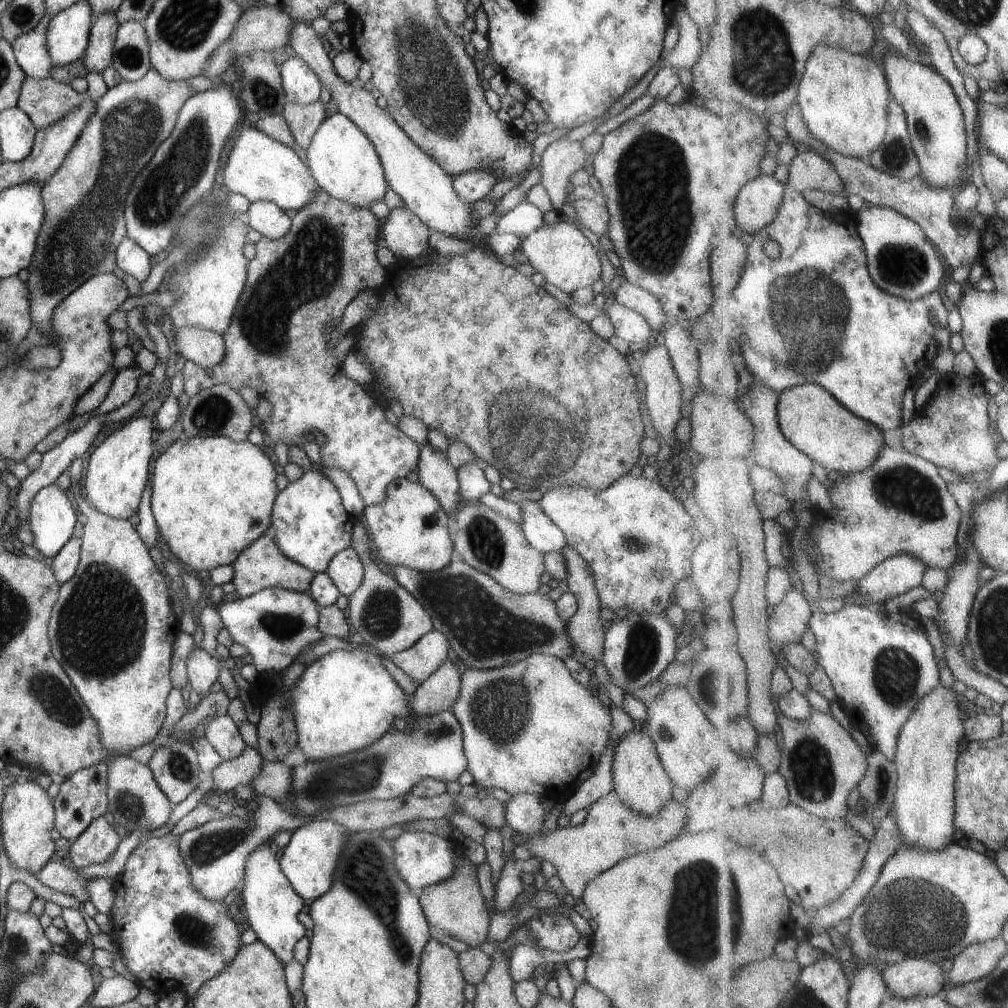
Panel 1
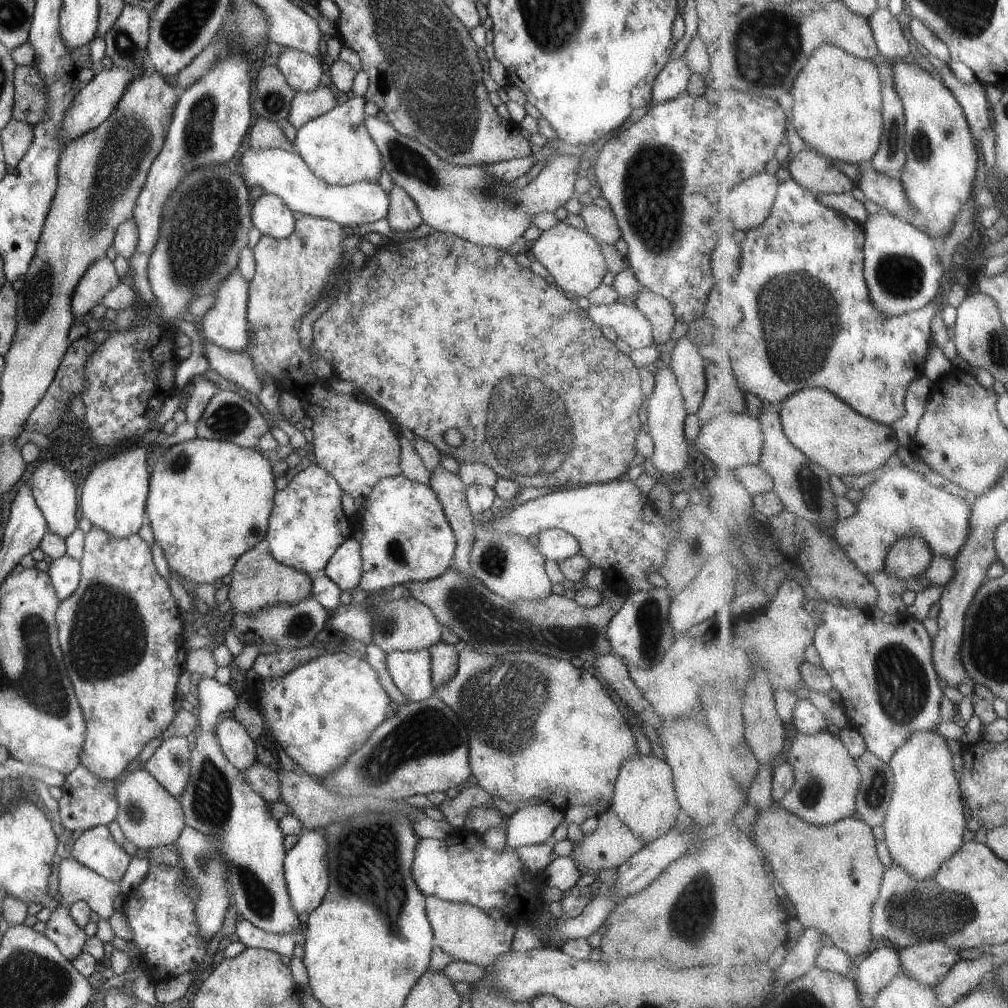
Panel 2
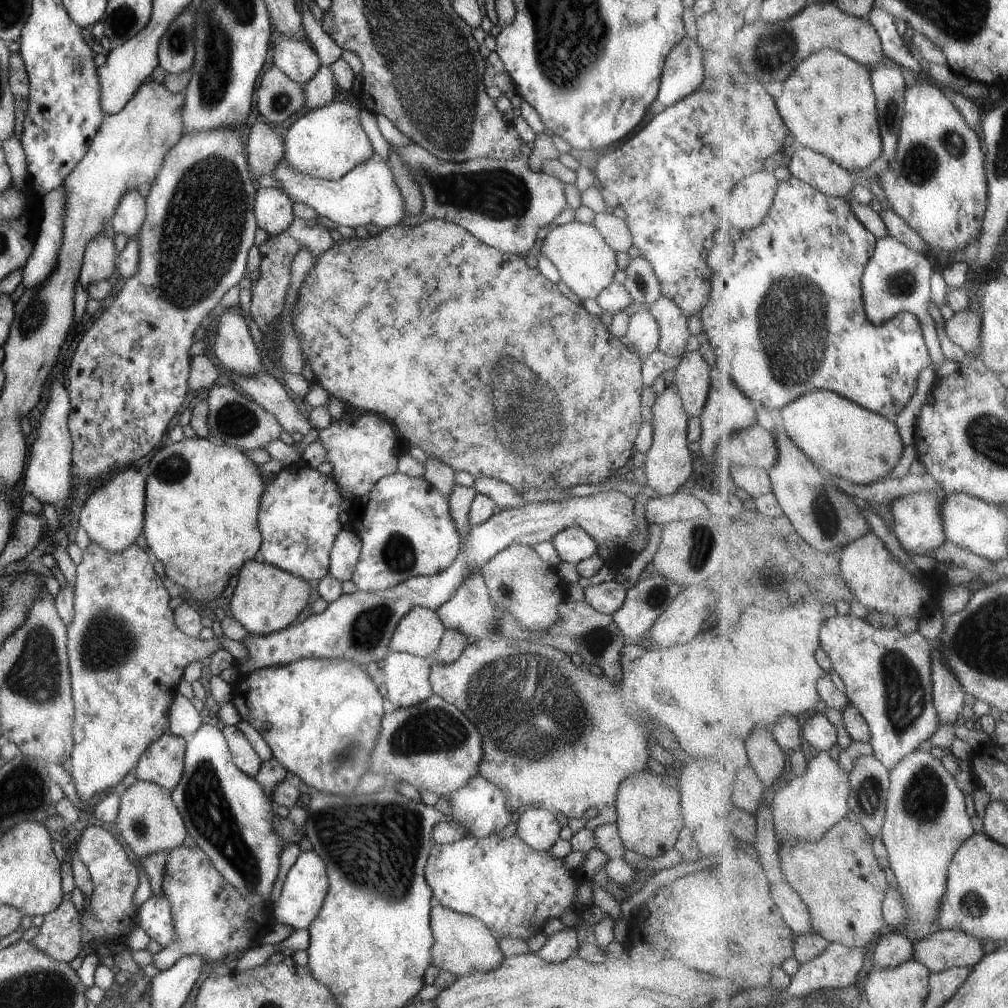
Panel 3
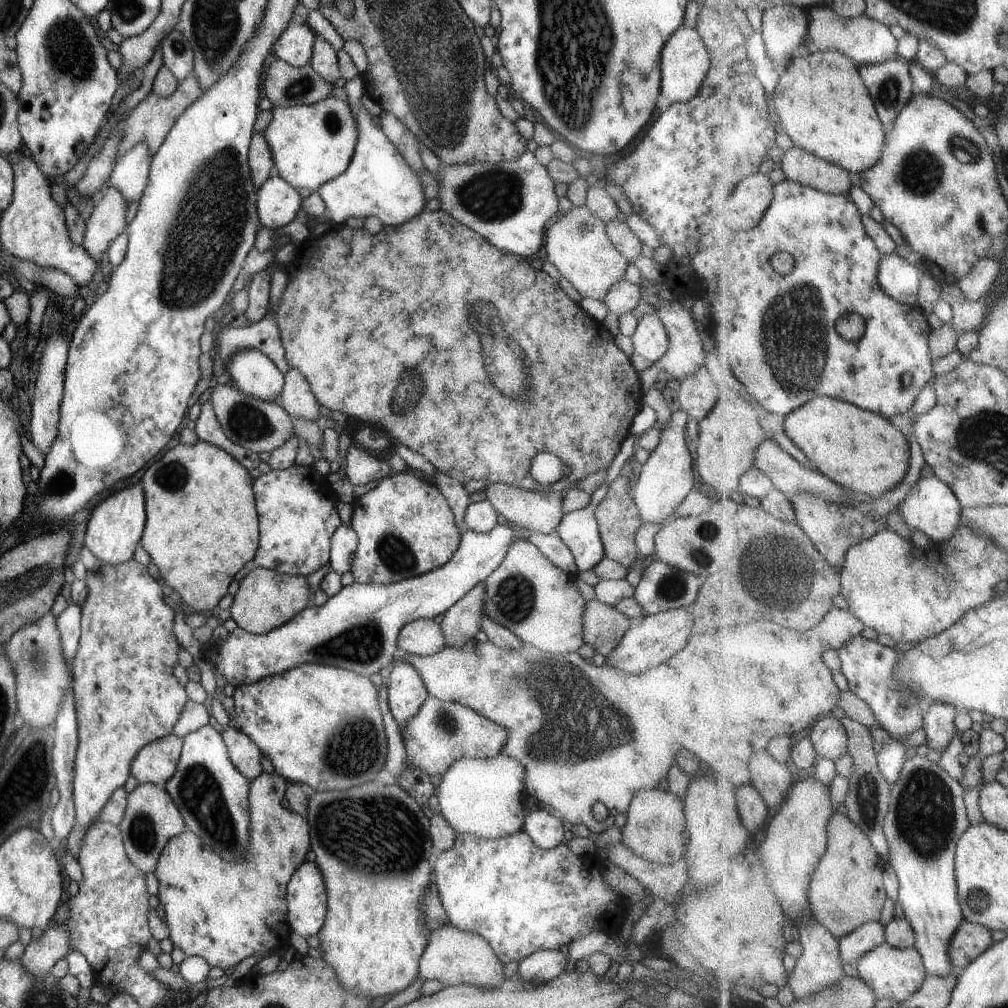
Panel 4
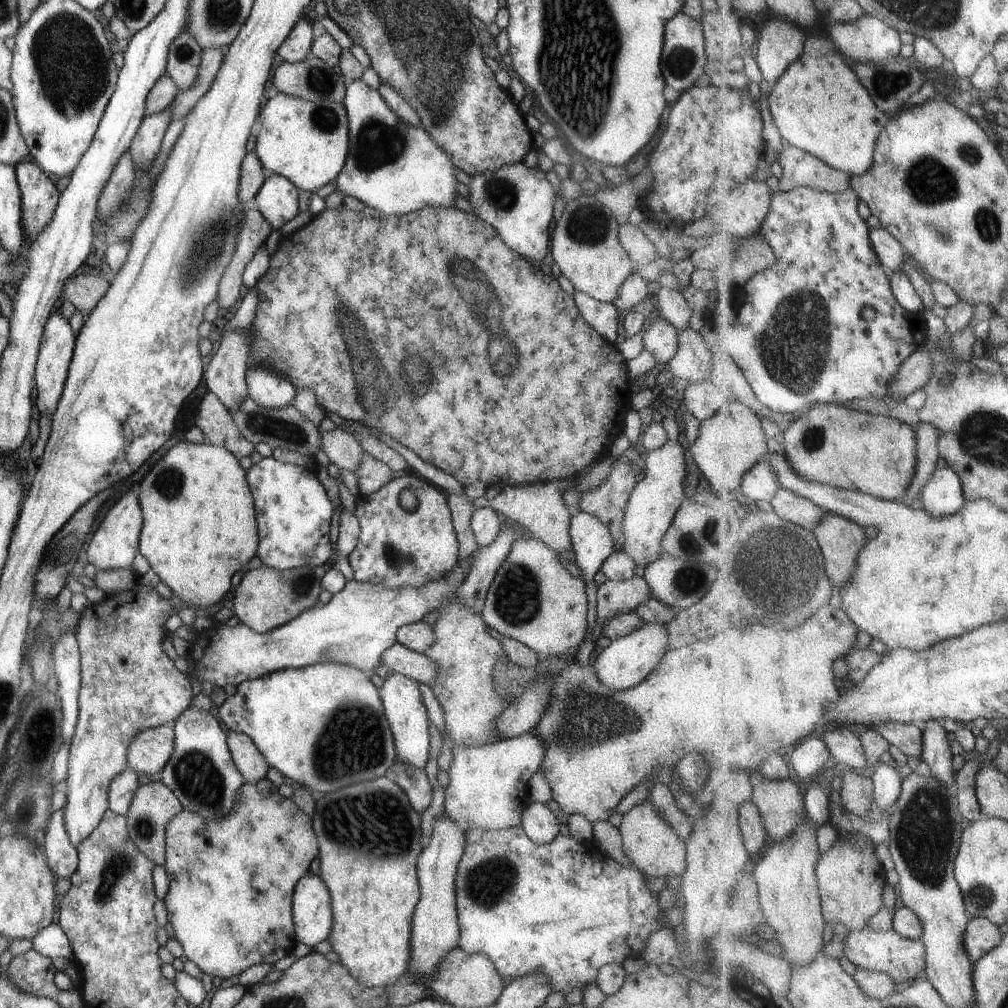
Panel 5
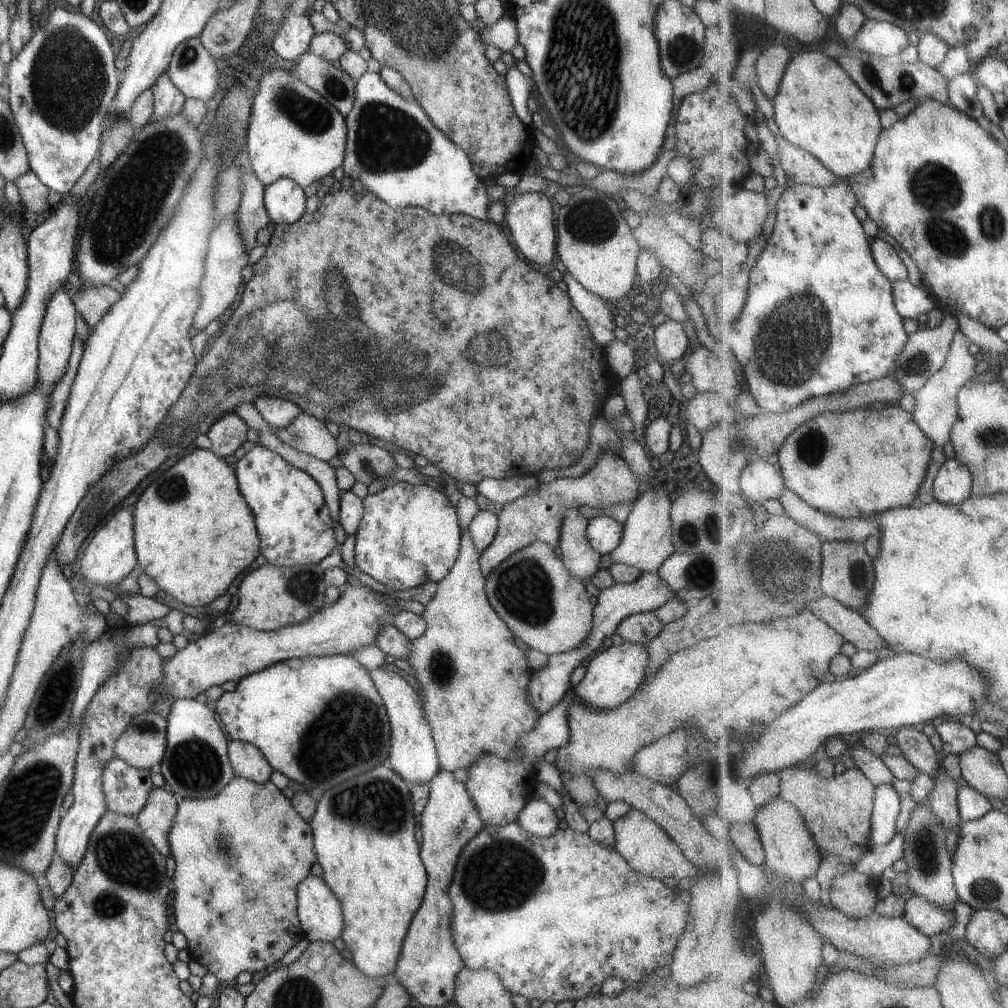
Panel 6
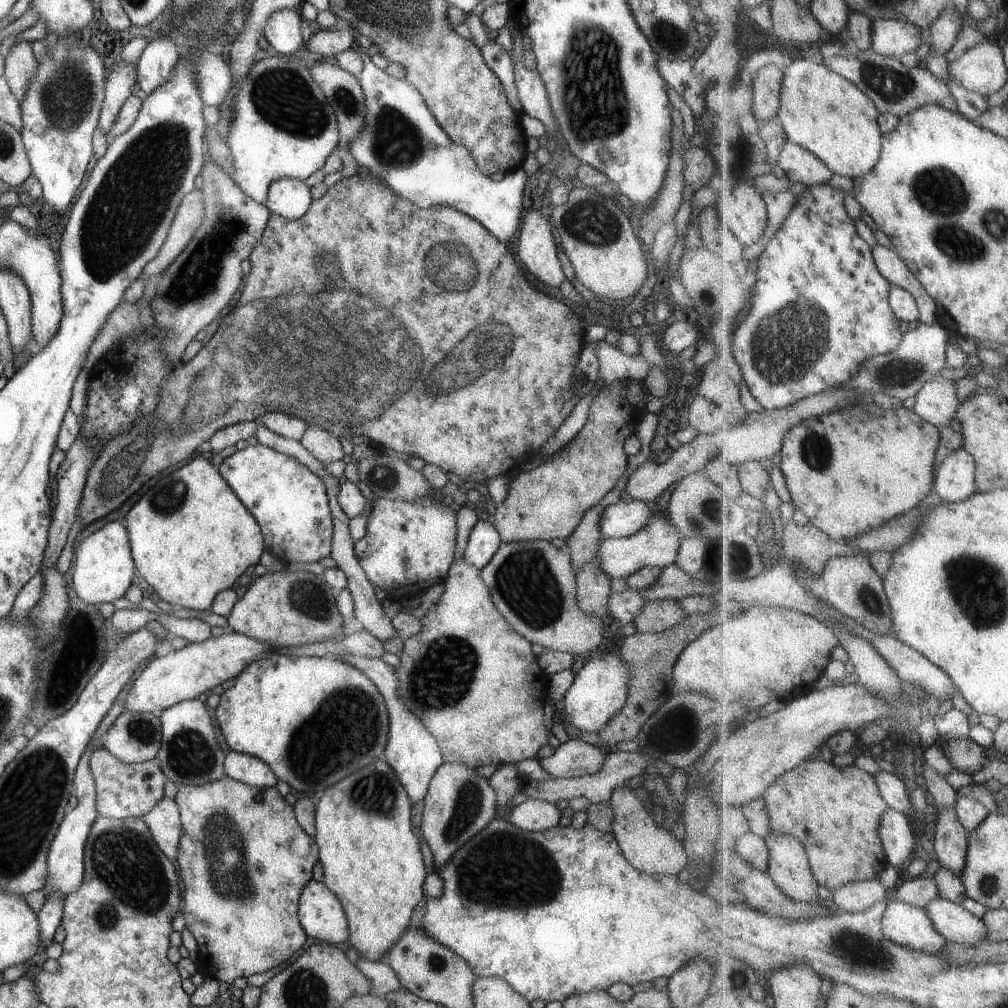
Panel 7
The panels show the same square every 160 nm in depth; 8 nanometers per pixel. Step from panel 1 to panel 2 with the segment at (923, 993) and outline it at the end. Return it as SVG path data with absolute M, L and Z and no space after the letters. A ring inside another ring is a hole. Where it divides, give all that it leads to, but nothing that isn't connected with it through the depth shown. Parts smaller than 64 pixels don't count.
M938 940L922 942L900 951L900 972L935 989L961 960L957 958L958 952Z

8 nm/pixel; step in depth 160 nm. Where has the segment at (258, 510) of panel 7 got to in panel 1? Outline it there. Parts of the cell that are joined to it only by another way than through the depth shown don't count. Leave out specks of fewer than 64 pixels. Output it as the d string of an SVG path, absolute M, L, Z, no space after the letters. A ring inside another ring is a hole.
M309 469L299 479L277 493L270 512L270 524L275 528L274 544L290 561L312 573L324 572L330 558L350 546L353 524L342 505L337 489L321 471Z

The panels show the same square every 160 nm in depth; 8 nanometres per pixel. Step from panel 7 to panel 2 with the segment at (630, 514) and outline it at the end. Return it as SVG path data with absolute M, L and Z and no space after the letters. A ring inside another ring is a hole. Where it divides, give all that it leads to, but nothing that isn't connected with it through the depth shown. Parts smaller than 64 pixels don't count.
M545 529L538 532L537 538L536 549L546 560L555 560L558 563L580 550L577 540L564 530Z

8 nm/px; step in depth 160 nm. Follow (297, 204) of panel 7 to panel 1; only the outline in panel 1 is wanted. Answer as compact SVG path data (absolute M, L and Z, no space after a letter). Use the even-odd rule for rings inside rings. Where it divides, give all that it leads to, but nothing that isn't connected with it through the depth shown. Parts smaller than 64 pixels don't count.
M253 201L248 205L244 221L261 237L273 240L281 238L289 230L290 217L291 213L281 210L273 202Z

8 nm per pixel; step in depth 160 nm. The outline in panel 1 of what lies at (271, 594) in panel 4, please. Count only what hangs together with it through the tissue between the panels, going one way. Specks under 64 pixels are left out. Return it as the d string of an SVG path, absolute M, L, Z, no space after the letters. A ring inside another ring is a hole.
M266 534L261 535L241 550L231 565L234 570L231 582L234 584L234 591L239 597L249 596L265 587L305 593L314 577L314 573L310 570L290 561L274 544L274 538Z

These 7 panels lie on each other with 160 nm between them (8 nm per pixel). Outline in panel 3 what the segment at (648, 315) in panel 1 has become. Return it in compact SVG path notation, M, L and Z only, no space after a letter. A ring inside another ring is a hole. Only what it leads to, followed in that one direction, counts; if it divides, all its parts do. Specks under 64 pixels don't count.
M659 297L653 304L645 308L659 326L659 342L657 349L668 357L680 357L685 351L698 343L687 332L685 314L681 308L665 297Z

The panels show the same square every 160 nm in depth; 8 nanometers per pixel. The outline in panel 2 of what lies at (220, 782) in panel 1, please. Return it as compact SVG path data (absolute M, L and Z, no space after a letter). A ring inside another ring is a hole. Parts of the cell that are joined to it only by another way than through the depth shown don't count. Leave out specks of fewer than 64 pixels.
M253 761L242 771L245 782L253 789L265 802L279 804L279 783L278 776L274 770L262 765L259 761Z

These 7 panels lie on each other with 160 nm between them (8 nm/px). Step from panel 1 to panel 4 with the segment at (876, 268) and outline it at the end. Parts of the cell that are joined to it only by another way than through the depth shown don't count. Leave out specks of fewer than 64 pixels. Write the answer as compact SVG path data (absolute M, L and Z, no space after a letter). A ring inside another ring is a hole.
M897 254L882 255L880 262L880 285L897 302L917 306L917 294L921 278L927 278L923 263L907 262Z

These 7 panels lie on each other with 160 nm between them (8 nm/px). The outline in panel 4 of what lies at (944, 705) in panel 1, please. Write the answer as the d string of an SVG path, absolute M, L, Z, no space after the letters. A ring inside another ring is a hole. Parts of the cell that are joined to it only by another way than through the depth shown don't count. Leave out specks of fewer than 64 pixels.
M915 755L906 759L900 777L892 784L890 797L890 809L884 820L884 833L890 850L888 862L898 877L897 900L916 932L915 947L922 954L929 975L943 978L959 976L961 970L957 969L953 958L949 956L949 948L965 920L956 876L957 844L971 826L965 806L965 789L925 755Z

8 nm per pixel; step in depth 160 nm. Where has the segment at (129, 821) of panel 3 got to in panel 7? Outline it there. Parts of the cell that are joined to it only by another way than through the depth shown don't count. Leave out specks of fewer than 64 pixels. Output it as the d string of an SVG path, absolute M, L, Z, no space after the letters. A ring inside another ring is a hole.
M161 797L155 806L143 816L143 820L161 852L171 862L175 862L178 840L181 836L181 823L174 799Z

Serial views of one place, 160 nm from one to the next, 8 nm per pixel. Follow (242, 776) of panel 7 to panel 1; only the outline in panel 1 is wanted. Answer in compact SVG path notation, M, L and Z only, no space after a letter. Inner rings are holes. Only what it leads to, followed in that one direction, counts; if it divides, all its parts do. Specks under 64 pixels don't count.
M227 714L211 718L203 734L223 761L235 758L245 746L237 726Z

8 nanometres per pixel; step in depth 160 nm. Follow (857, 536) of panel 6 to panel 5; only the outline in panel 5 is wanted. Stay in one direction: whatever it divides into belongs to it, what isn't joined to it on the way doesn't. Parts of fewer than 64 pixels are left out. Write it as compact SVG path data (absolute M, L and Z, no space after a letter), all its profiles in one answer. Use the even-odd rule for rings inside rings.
M784 488L777 491L770 504L782 519L811 530L825 513L829 513L813 501Z

